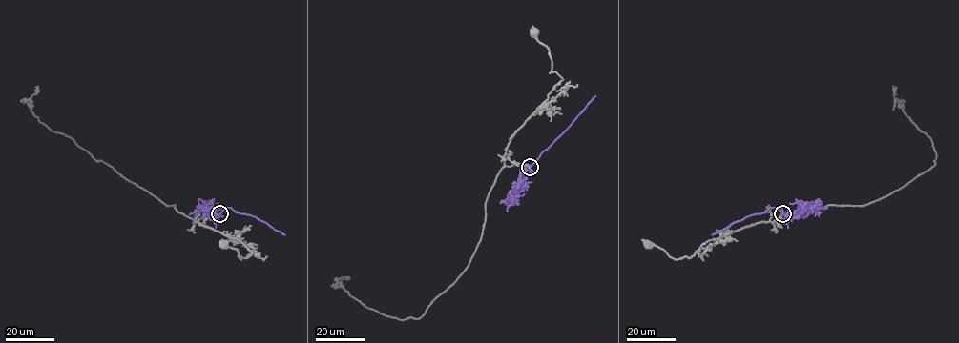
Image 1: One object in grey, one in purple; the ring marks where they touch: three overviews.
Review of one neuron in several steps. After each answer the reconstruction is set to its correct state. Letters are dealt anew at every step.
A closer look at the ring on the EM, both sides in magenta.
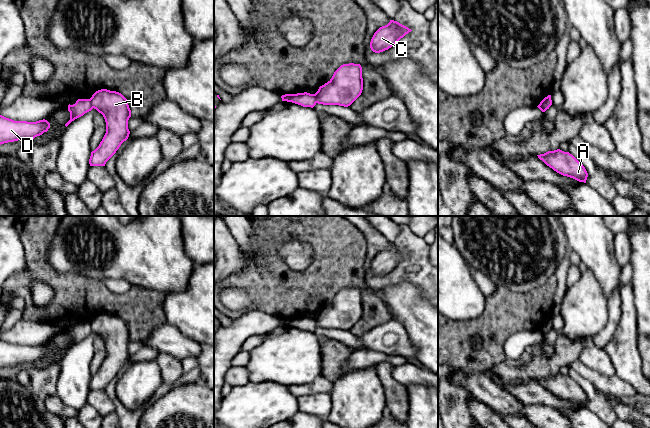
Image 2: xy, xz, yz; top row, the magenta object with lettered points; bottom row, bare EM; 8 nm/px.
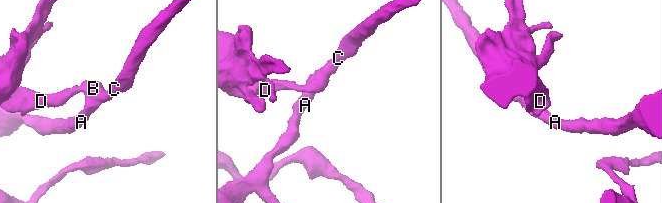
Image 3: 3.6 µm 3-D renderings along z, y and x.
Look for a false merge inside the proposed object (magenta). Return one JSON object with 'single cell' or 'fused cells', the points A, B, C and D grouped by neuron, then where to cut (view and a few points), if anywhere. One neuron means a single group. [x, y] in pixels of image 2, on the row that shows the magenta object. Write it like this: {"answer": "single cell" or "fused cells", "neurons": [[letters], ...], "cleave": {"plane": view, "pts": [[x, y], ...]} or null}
{"answer": "fused cells", "neurons": [["A", "B", "C"], ["D"]], "cleave": {"plane": "xy", "pts": [[89, 99], [92, 108]]}}

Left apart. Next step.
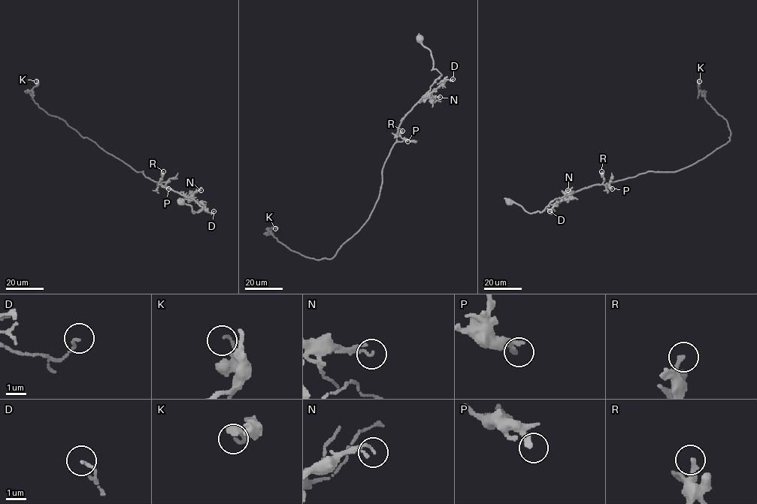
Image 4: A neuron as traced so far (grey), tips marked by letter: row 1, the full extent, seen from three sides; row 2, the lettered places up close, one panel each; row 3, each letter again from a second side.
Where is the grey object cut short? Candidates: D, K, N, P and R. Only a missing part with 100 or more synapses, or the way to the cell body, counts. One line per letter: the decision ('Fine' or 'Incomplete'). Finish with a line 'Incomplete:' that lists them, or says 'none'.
D: Fine
K: Fine
N: Fine
P: Fine
R: Fine
Incomplete: none

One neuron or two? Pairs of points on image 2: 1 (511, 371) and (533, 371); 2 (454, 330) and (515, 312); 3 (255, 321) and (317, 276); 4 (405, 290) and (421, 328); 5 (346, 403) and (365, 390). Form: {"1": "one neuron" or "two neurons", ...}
{"1": "one neuron", "2": "one neuron", "3": "two neurons", "4": "one neuron", "5": "one neuron"}

